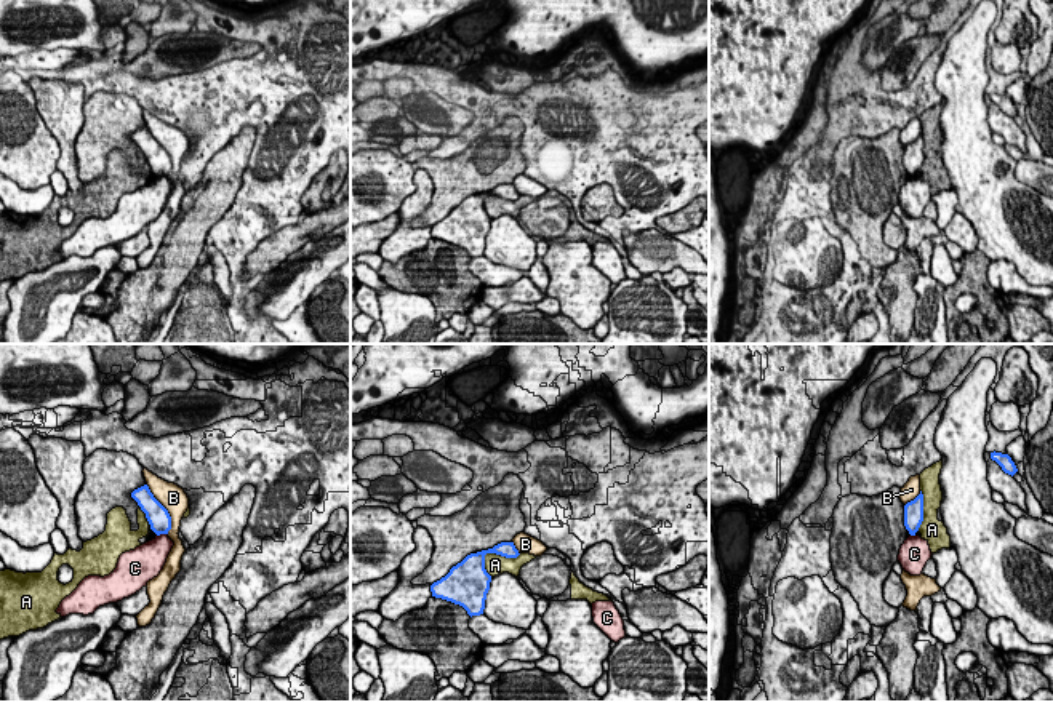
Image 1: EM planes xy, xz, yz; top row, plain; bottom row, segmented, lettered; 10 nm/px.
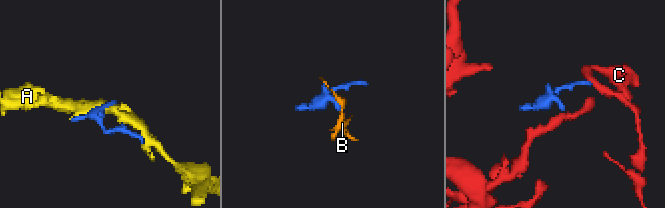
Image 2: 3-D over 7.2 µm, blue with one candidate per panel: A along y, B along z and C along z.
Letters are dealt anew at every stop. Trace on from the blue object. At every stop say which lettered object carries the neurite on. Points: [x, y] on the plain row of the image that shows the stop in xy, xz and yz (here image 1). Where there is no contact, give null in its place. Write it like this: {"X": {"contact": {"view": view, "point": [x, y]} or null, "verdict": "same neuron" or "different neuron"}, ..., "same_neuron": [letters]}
{"A": {"contact": {"view": "xz", "point": [496, 195]}, "verdict": "different neuron"}, "B": {"contact": {"view": "xy", "point": [165, 151]}, "verdict": "different neuron"}, "C": {"contact": {"view": "xy", "point": [162, 175]}, "verdict": "different neuron"}, "same_neuron": []}

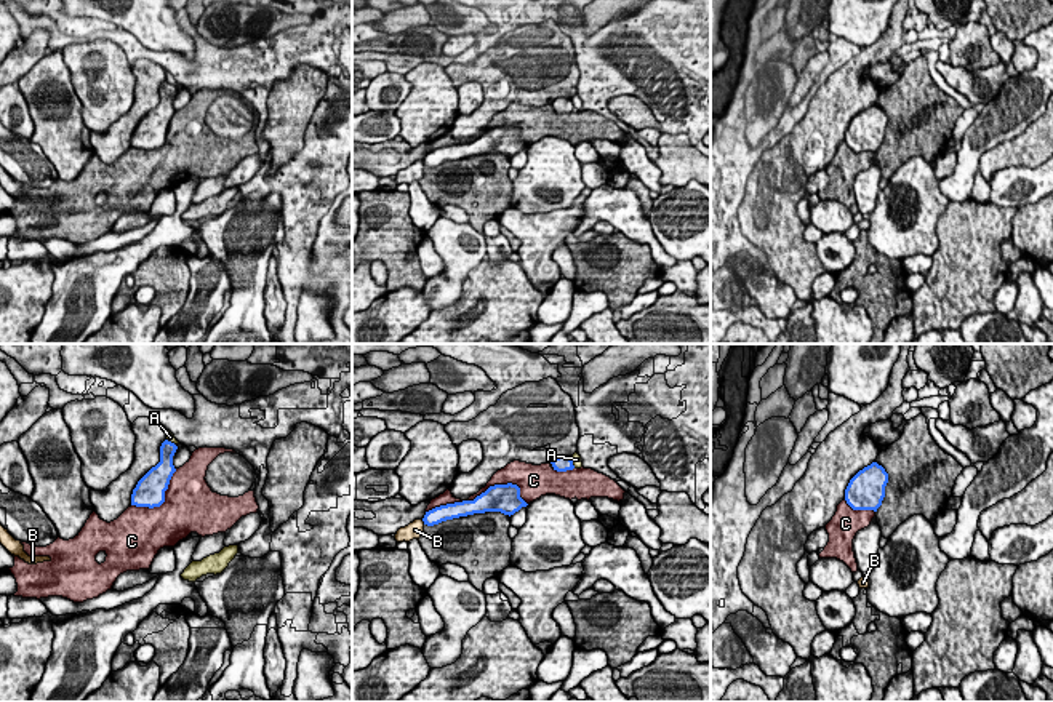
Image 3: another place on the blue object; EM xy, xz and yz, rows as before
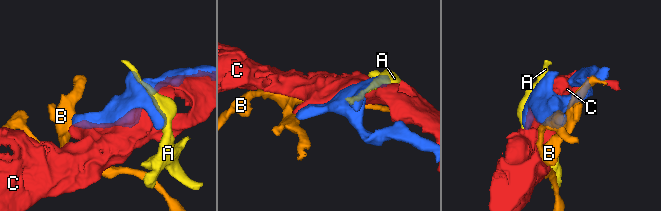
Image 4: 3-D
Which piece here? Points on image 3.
{"A": {"contact": {"view": "xz", "point": [572, 104]}, "verdict": "different neuron"}, "B": {"contact": {"view": "xz", "point": [423, 162]}, "verdict": "different neuron"}, "C": {"contact": {"view": "xz", "point": [501, 127]}, "verdict": "different neuron"}, "same_neuron": []}

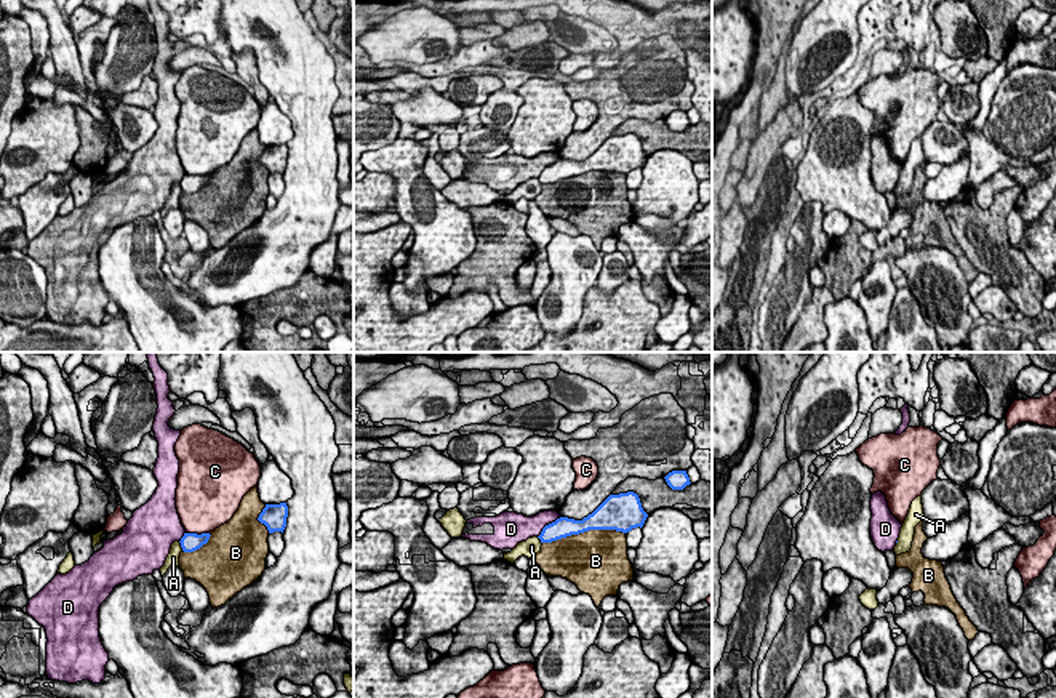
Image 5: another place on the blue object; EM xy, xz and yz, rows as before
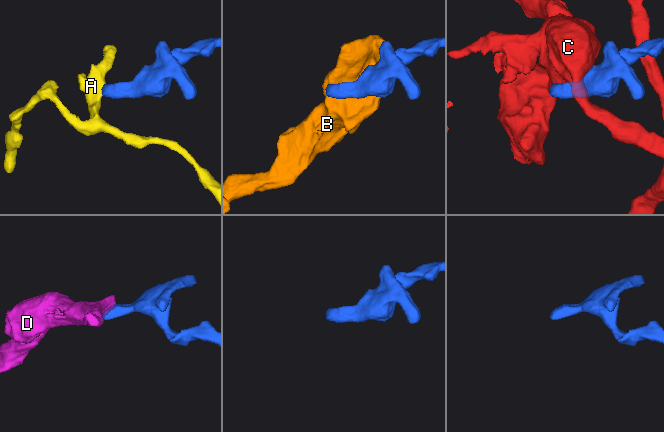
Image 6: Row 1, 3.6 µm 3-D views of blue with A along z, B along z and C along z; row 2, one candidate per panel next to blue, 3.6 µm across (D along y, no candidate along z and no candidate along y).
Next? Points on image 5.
{"A": {"contact": {"view": "xy", "point": [181, 188]}, "verdict": "different neuron"}, "B": {"contact": {"view": "xz", "point": [583, 173]}, "verdict": "different neuron"}, "C": {"contact": {"view": "xy", "point": [196, 175]}, "verdict": "different neuron"}, "D": {"contact": {"view": "xz", "point": [549, 165]}, "verdict": "different neuron"}, "same_neuron": []}

